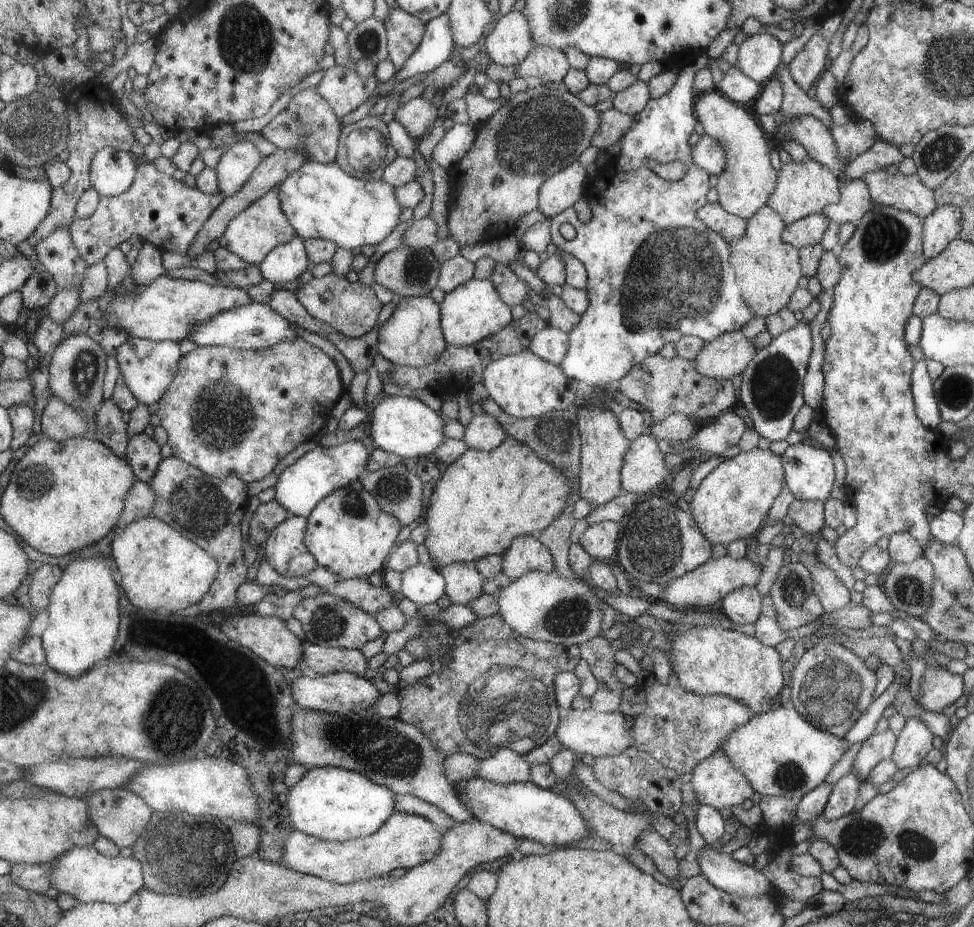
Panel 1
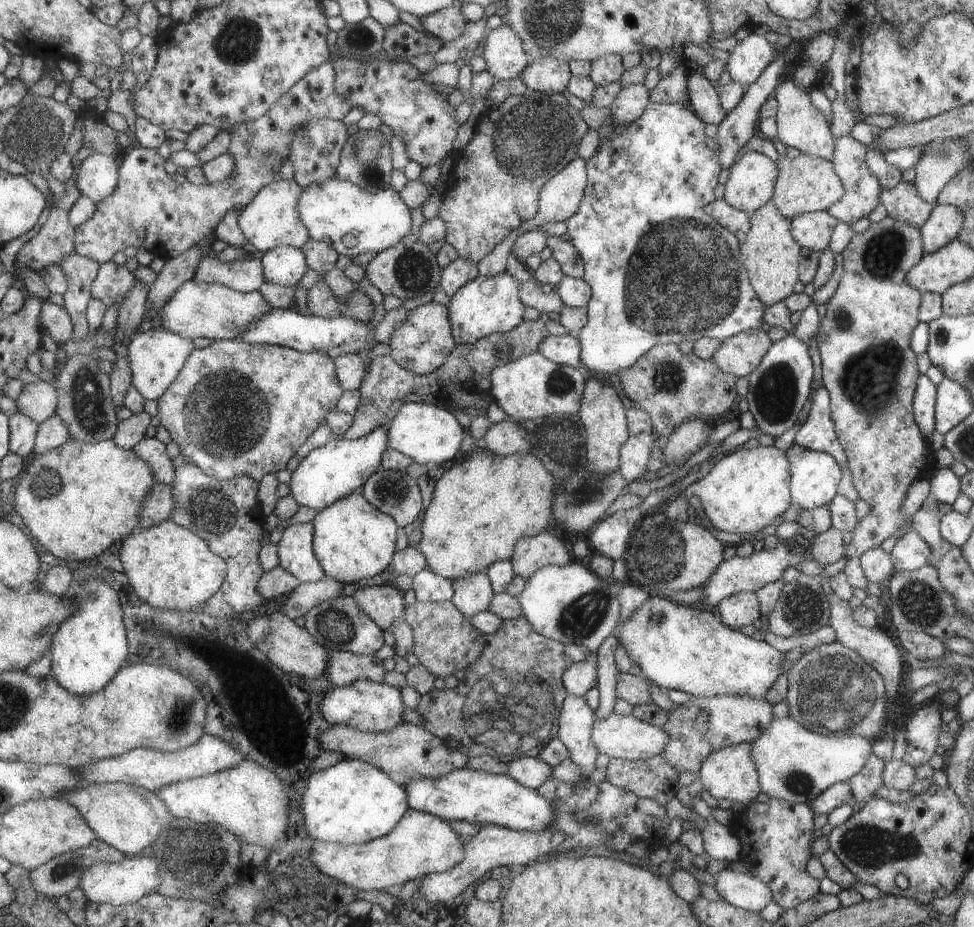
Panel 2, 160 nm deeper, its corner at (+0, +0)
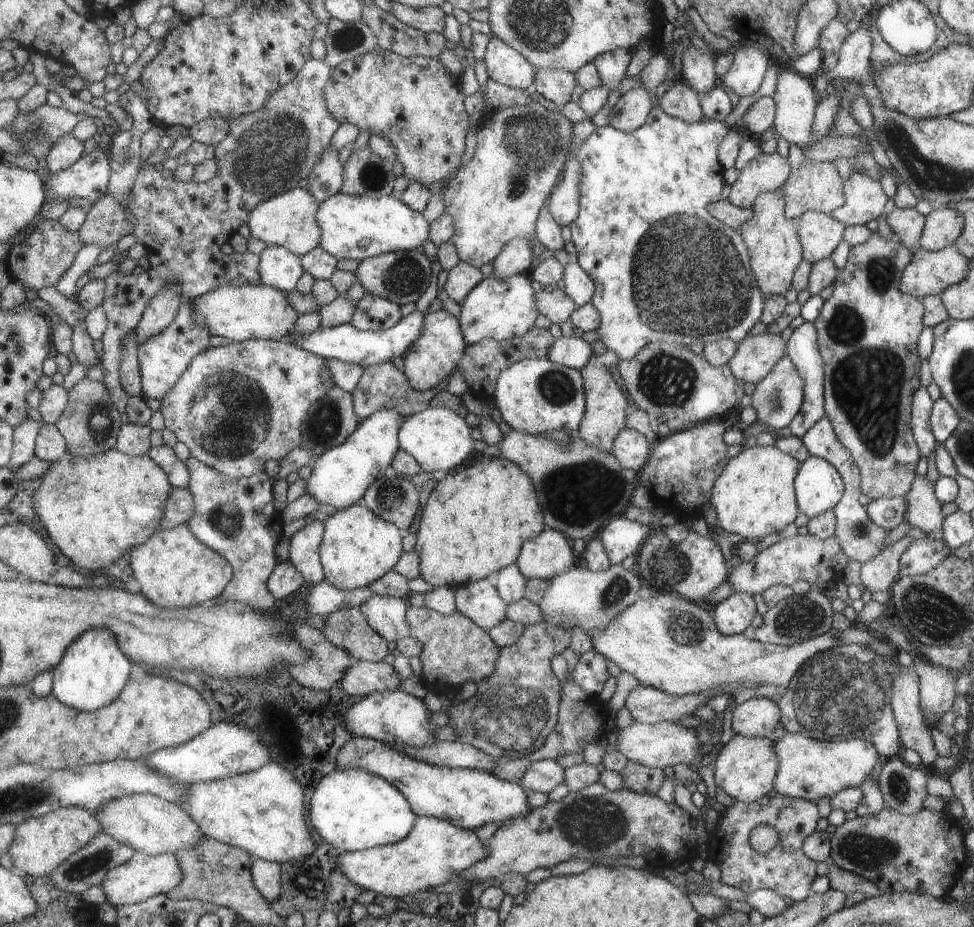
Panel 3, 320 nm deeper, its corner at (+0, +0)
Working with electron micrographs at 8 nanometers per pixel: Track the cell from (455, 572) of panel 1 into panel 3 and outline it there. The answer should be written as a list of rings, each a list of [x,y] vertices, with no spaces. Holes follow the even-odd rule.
[[[486,579],[469,581],[453,591],[456,610],[482,629],[496,627],[507,616],[506,602]]]

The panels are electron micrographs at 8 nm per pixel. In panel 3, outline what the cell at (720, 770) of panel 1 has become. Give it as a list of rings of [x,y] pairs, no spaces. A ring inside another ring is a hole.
[[[733,735],[719,750],[714,764],[714,784],[733,800],[752,803],[772,789],[779,761],[773,748],[773,740],[767,737]]]

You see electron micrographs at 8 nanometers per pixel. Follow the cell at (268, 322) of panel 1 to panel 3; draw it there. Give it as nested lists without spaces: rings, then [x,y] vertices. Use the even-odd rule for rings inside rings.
[[[413,311],[399,319],[397,324],[384,331],[361,331],[351,323],[343,323],[334,327],[321,329],[301,338],[298,344],[302,349],[318,354],[323,358],[337,358],[337,360],[346,363],[355,363],[361,368],[374,364],[390,362],[392,358],[402,356],[412,347],[412,344],[420,338],[421,331],[424,328],[425,313]]]

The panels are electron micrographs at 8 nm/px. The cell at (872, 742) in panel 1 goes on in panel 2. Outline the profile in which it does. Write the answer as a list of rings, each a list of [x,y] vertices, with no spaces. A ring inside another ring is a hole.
[[[875,754],[869,755],[868,762],[848,780],[851,785],[851,798],[857,802],[867,803],[871,797],[875,797],[875,790],[883,784],[883,769],[884,763]]]

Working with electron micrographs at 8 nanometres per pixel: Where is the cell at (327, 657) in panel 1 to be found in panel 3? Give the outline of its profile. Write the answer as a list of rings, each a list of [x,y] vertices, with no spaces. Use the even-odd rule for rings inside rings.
[[[357,661],[344,672],[339,686],[349,696],[358,699],[370,695],[372,692],[398,689],[402,679],[395,673],[393,667],[379,661],[370,663],[369,661]]]

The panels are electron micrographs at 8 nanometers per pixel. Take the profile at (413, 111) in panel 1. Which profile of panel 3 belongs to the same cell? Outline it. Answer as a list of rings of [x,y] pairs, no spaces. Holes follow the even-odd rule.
[[[378,44],[375,45],[368,53],[356,56],[337,64],[332,67],[331,78],[324,84],[323,100],[327,106],[327,110],[331,116],[335,117],[339,124],[349,123],[355,126],[356,130],[368,131],[370,136],[372,134],[381,135],[384,140],[392,146],[392,150],[396,156],[396,161],[401,163],[403,167],[402,176],[408,183],[421,183],[427,187],[431,182],[449,180],[449,177],[454,176],[452,171],[458,170],[459,158],[463,154],[463,138],[465,138],[465,120],[467,120],[467,114],[465,114],[465,108],[463,108],[463,94],[455,88],[453,79],[450,74],[447,74],[447,70],[443,68],[443,64],[438,58],[430,59],[422,56],[402,57],[397,53],[387,52],[382,49]]]

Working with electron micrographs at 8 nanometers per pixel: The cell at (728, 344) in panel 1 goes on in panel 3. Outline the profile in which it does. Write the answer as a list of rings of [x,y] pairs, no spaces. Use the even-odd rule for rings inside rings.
[[[760,333],[745,336],[736,342],[735,352],[727,364],[737,379],[757,384],[768,375],[786,351],[787,344],[779,335]]]

